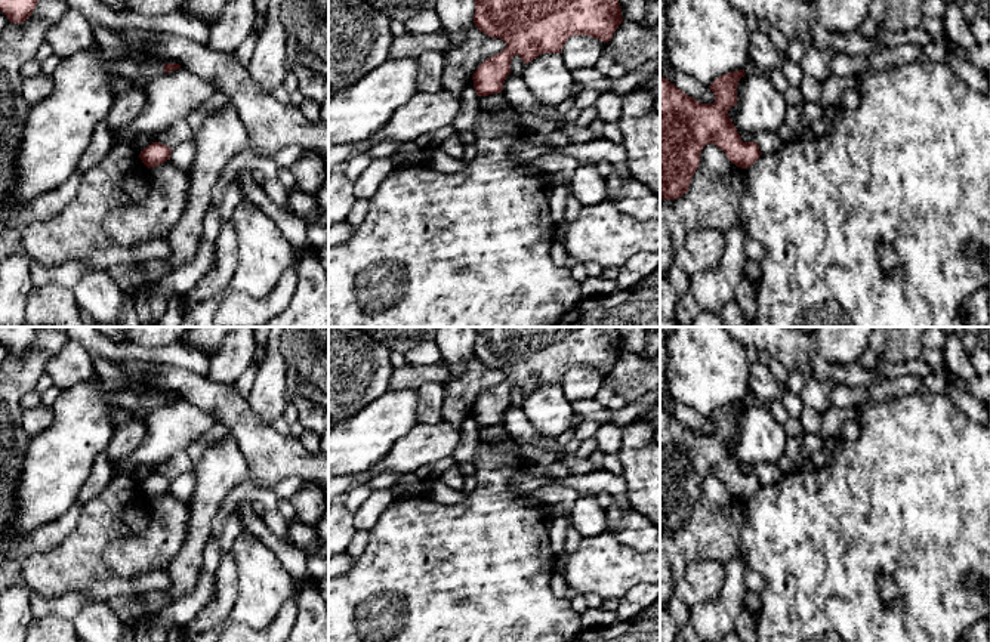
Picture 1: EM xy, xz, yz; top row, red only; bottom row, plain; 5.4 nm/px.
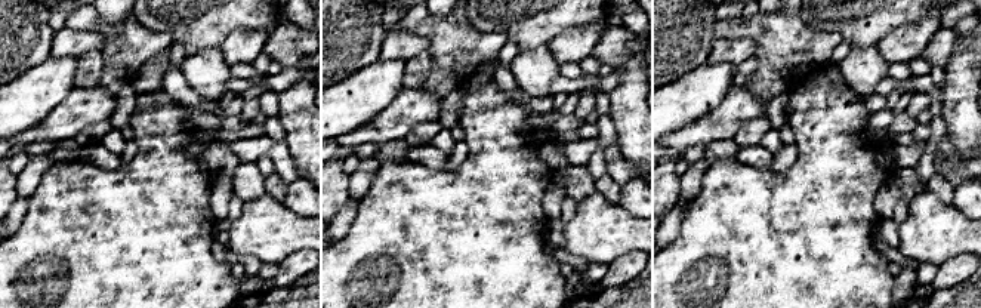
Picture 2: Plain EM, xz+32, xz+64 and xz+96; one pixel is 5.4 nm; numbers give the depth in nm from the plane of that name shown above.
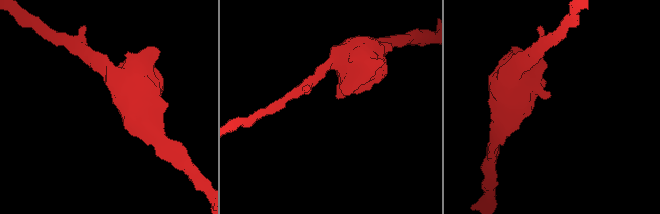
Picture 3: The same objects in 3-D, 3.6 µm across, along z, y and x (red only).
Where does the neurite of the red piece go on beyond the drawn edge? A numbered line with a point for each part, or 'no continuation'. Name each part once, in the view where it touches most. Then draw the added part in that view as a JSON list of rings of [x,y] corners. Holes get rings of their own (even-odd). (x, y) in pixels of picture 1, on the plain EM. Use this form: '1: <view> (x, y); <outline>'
no continuation

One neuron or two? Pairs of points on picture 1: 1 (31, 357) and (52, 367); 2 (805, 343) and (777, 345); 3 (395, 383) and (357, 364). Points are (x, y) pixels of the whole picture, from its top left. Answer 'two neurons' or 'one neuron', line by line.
1: two neurons
2: one neuron
3: two neurons

